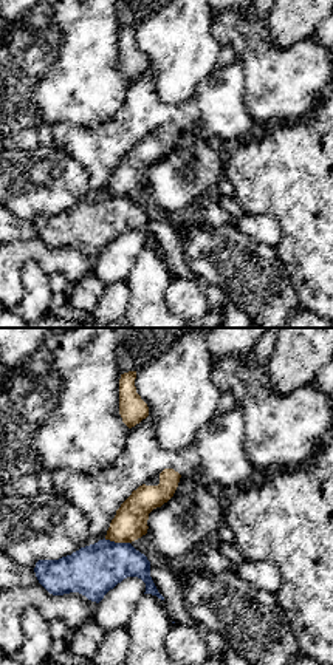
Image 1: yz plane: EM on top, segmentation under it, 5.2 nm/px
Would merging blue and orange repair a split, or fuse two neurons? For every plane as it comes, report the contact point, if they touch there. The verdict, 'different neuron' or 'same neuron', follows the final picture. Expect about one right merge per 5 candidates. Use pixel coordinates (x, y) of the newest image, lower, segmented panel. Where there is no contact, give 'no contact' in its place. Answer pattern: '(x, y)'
(116, 543)

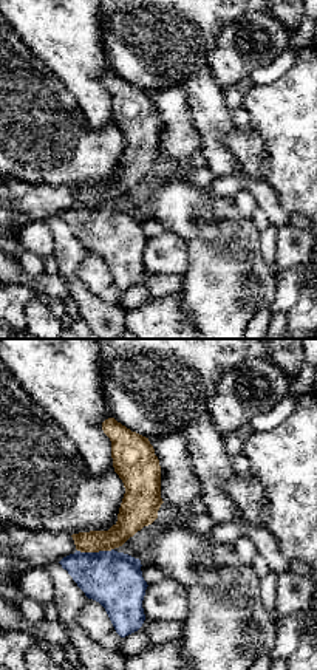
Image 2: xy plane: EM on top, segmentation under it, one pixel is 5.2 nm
(95, 553)

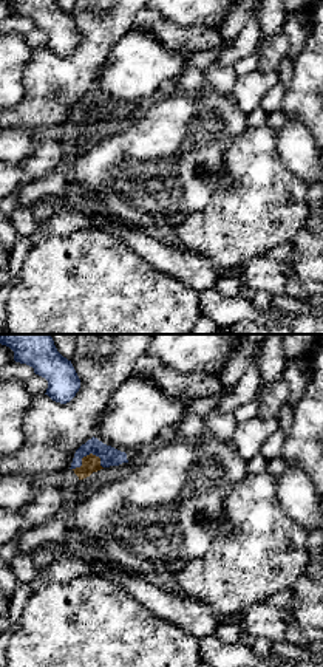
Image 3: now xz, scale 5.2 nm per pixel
(84, 455)

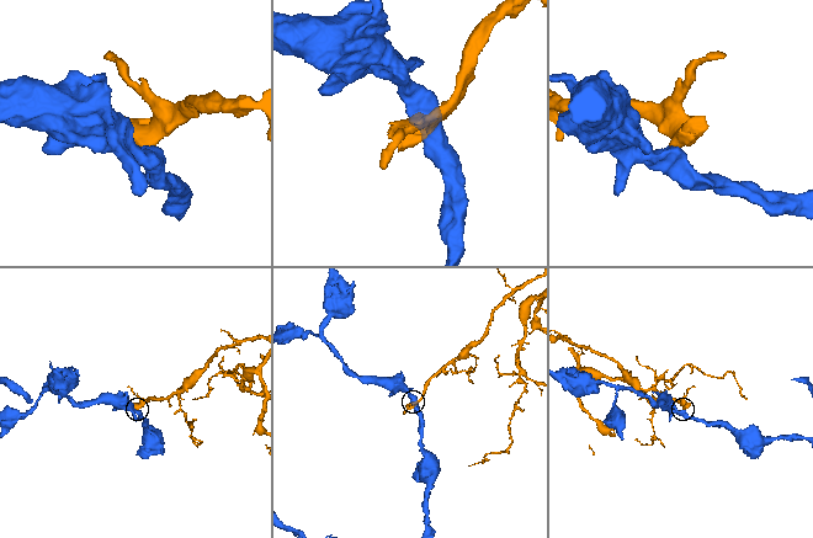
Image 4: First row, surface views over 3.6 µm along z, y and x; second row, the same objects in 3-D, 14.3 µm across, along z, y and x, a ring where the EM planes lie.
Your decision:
different neuron

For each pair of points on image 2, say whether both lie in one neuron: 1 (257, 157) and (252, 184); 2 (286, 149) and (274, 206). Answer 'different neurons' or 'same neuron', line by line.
1: different neurons
2: different neurons

